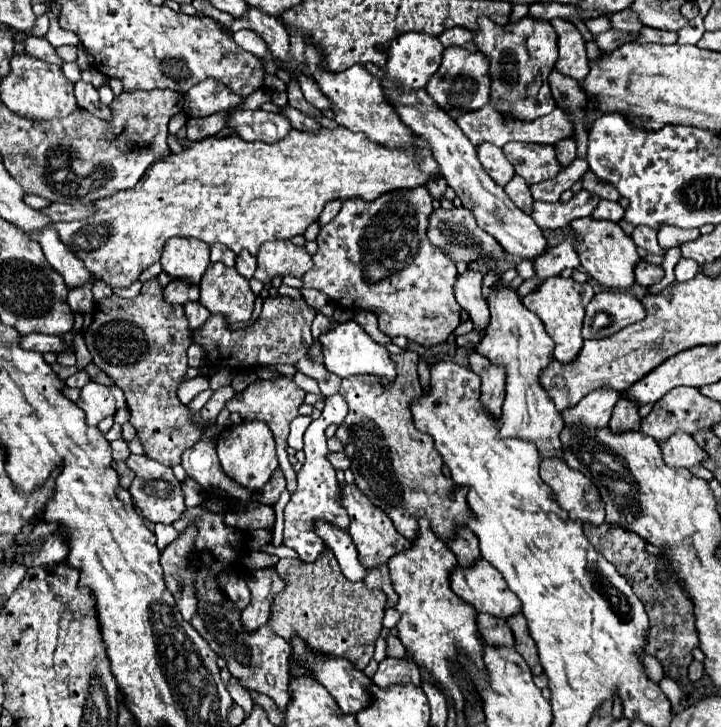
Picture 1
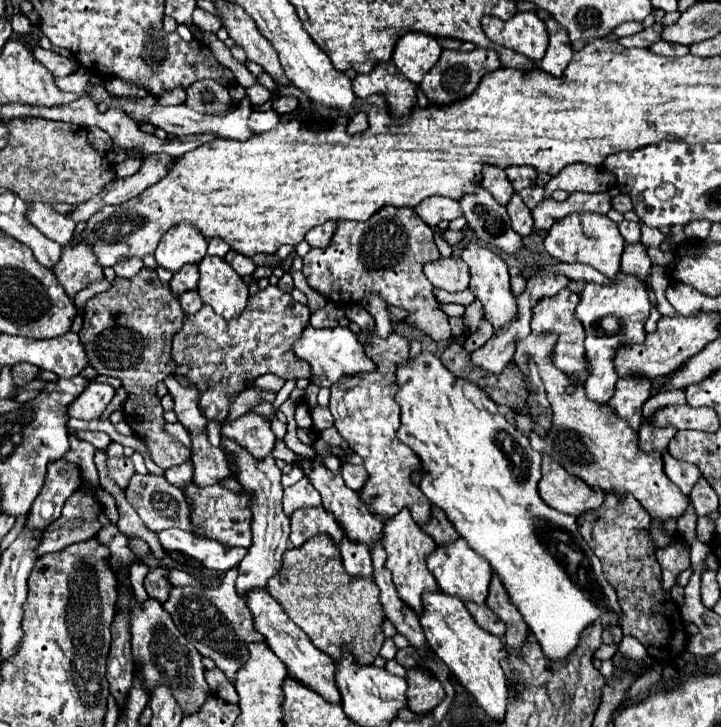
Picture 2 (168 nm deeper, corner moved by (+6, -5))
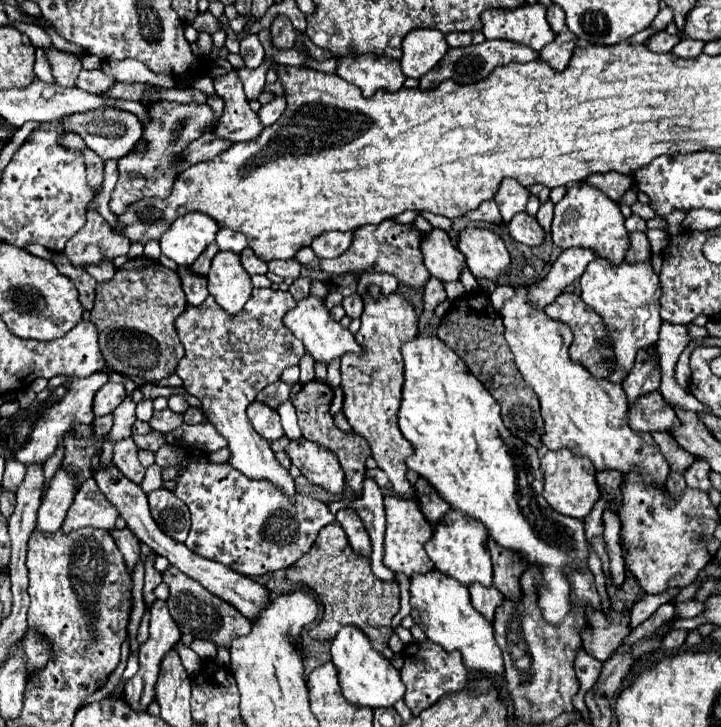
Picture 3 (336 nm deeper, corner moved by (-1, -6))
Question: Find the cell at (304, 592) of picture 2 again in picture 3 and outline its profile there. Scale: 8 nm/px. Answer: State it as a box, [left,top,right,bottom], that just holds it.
[286,522,400,652]

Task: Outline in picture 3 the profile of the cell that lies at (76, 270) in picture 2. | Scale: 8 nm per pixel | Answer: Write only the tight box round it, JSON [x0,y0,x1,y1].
[64,212,130,268]

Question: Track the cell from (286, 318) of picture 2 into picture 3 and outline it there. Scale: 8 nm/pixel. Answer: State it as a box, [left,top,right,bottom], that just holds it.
[176,288,306,498]

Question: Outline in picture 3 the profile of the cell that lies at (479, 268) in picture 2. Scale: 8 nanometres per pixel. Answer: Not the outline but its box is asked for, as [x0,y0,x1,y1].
[458,228,510,284]

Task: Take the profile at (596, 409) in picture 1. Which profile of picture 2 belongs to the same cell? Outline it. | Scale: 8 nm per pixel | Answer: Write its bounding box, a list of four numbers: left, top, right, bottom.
[577,273,649,403]

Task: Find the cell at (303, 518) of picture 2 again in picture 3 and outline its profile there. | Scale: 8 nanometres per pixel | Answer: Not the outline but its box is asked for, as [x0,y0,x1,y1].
[168,458,336,576]

